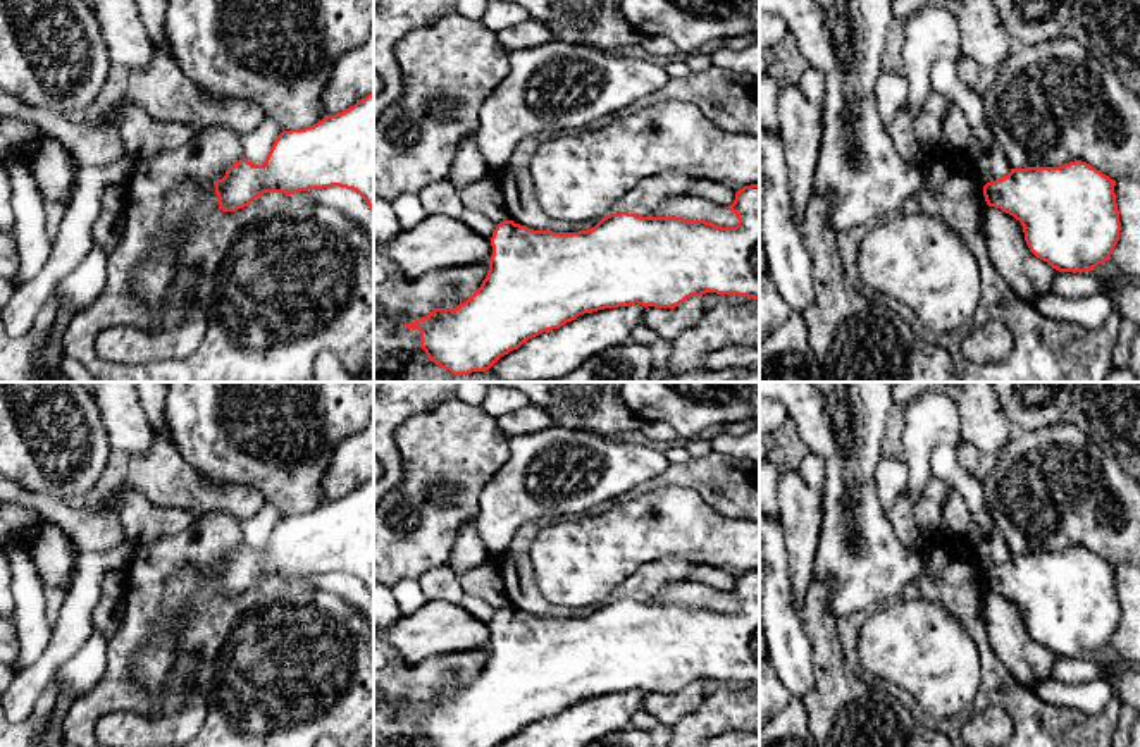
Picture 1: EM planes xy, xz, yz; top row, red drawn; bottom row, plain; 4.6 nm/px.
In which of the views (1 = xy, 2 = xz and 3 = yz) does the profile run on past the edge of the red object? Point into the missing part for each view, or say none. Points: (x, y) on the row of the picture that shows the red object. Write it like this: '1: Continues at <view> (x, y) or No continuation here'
1: No continuation here
2: No continuation here
3: No continuation here

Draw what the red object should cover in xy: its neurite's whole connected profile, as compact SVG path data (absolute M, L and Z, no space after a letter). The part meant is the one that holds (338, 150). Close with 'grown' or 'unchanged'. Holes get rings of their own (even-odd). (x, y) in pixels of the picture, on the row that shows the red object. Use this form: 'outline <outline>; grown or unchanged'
outline M374 91L313 126L282 131L262 165L243 157L214 186L222 212L245 208L263 193L294 194L332 186L356 191L374 210Z; unchanged

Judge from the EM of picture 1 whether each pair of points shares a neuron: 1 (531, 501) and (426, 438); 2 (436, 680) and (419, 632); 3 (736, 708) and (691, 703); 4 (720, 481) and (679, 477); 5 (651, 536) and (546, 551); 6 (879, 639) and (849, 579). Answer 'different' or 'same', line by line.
1: different
2: different
3: different
4: same
5: same
6: different

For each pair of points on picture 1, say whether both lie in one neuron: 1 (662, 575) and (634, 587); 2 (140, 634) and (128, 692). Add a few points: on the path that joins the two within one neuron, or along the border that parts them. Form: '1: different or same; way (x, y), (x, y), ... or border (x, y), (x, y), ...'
1: same; way (655, 575), (641, 586)
2: same; way (126, 648), (121, 653), (121, 679)

